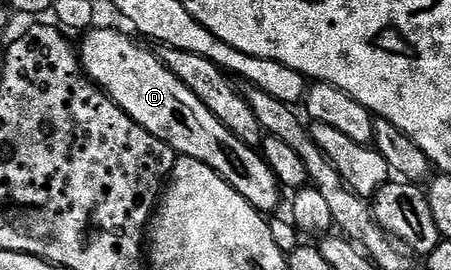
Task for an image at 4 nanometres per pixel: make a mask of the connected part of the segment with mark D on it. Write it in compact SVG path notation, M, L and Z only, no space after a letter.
M92 29L82 35L83 47L78 47L77 55L79 61L83 63L84 74L104 94L108 94L134 122L141 124L145 132L157 136L157 140L170 146L176 155L201 160L201 164L213 168L213 172L221 175L254 210L268 212L267 210L277 209L281 187L279 181L275 179L275 174L269 168L269 164L263 159L262 153L256 147L246 146L240 138L233 136L233 132L229 132L229 128L225 128L225 124L221 124L221 120L213 116L213 112L209 112L209 108L205 108L201 100L197 100L195 93L187 87L186 81L180 75L178 78L169 67L159 63L157 55L150 54L145 47L138 46L129 35L122 34L119 30L99 29Z

